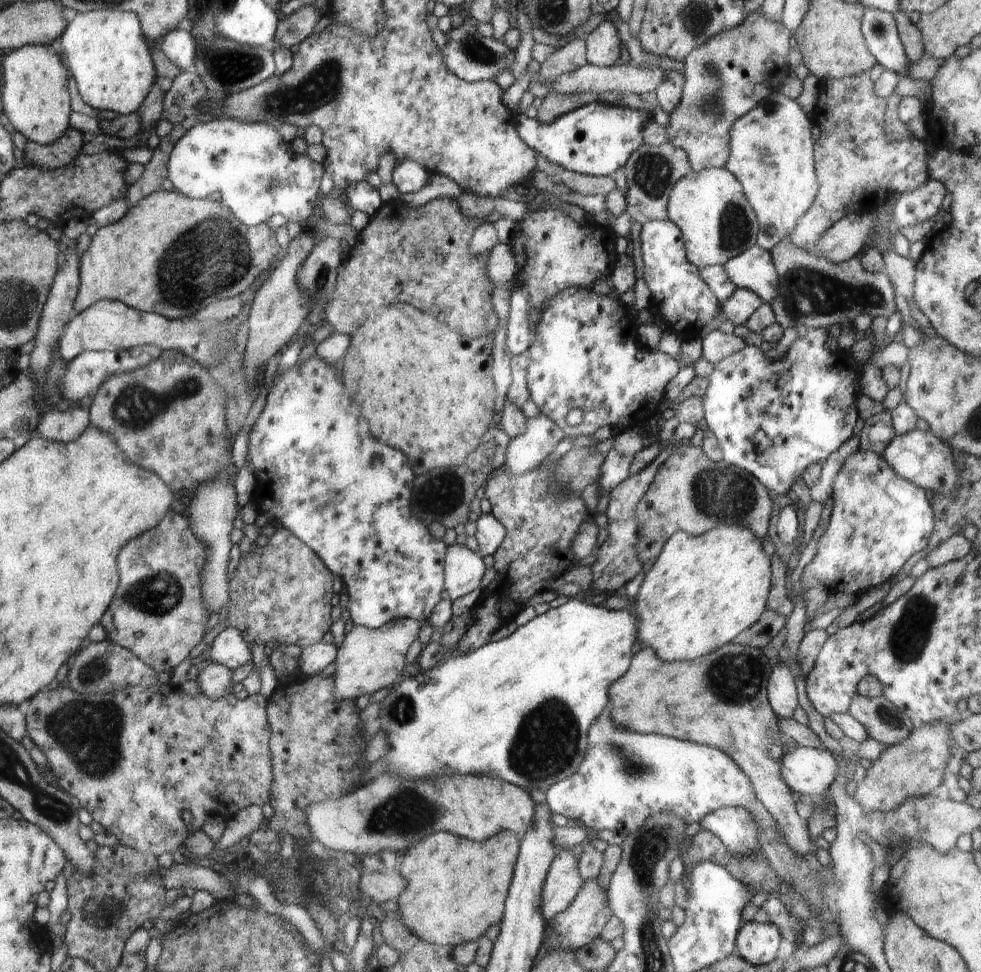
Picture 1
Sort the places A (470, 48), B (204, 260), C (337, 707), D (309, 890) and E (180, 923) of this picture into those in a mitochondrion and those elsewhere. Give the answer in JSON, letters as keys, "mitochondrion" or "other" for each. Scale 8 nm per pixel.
{"A":"mitochondrion","B":"mitochondrion","C":"other","D":"other","E":"other"}

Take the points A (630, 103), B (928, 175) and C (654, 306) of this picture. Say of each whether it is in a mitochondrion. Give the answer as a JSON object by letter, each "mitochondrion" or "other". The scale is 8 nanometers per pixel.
{"A":"other","B":"other","C":"other"}

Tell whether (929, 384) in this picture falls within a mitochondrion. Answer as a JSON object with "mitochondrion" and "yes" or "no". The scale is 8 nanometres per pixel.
{"mitochondrion":"no"}

